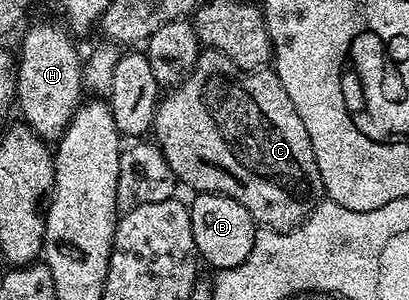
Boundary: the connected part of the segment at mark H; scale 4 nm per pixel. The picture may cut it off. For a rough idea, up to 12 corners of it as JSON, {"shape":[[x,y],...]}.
{"shape":[[36,22],[16,62],[19,117],[59,143],[82,105],[82,54]]}

